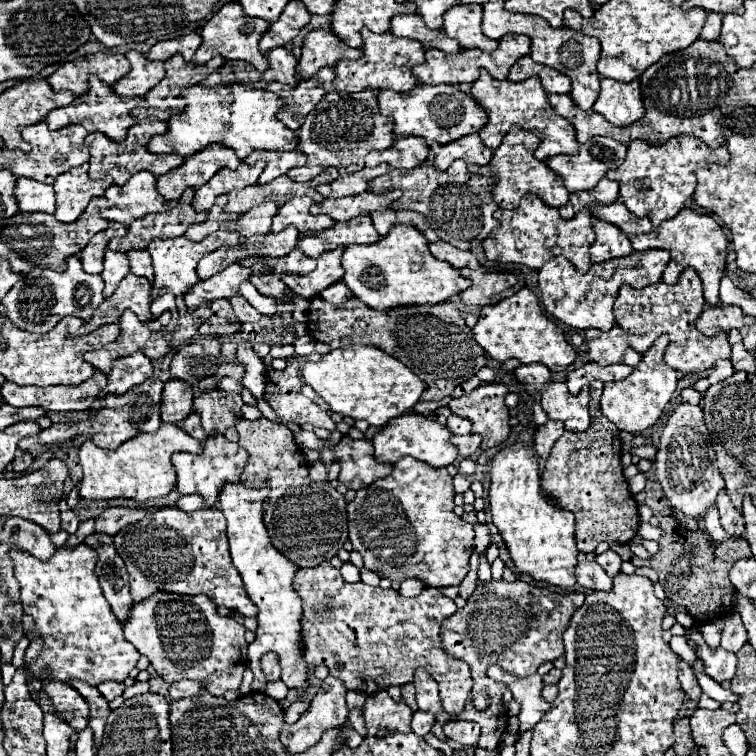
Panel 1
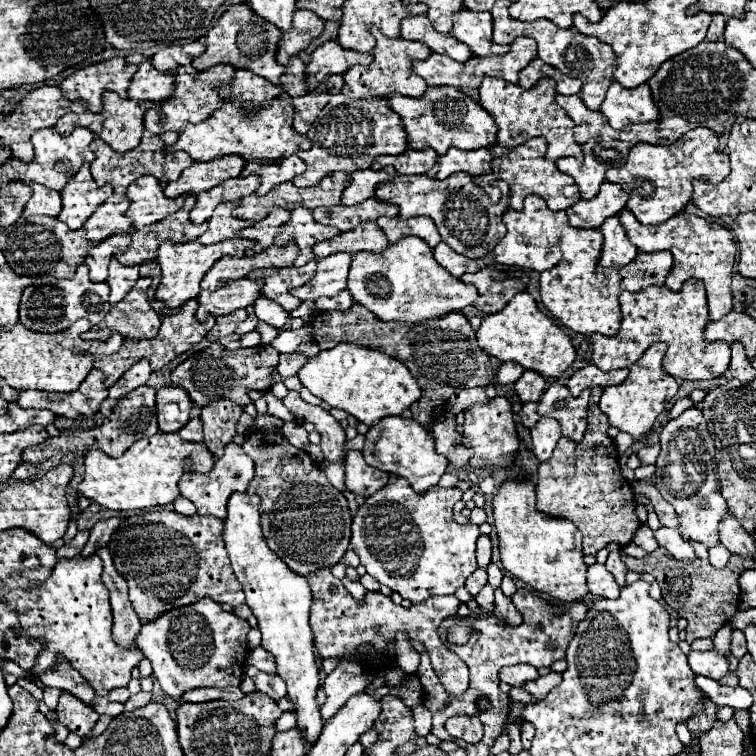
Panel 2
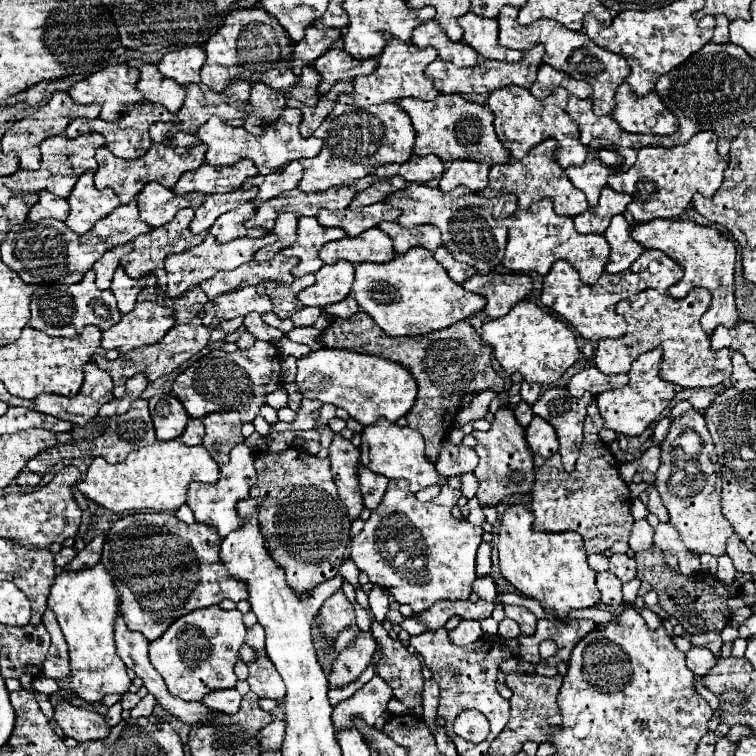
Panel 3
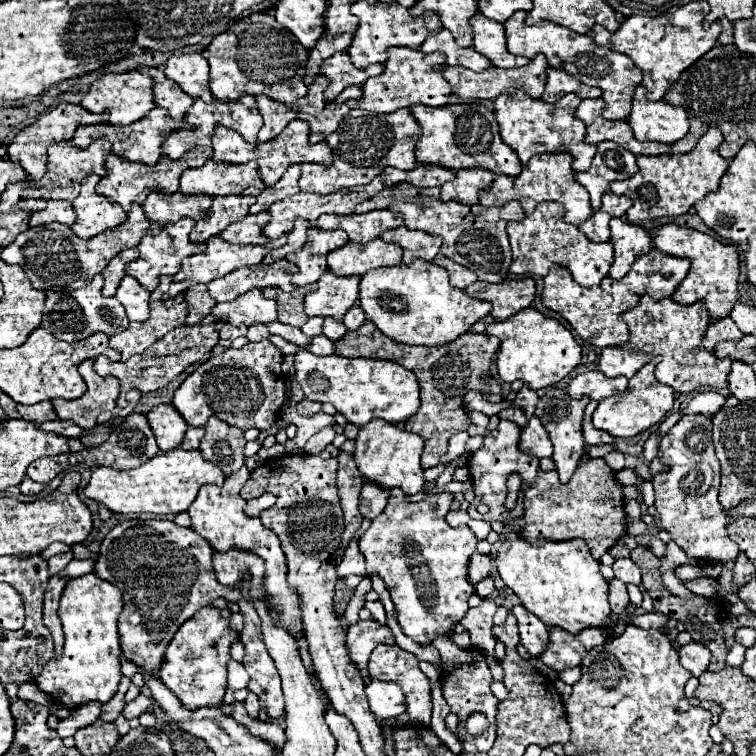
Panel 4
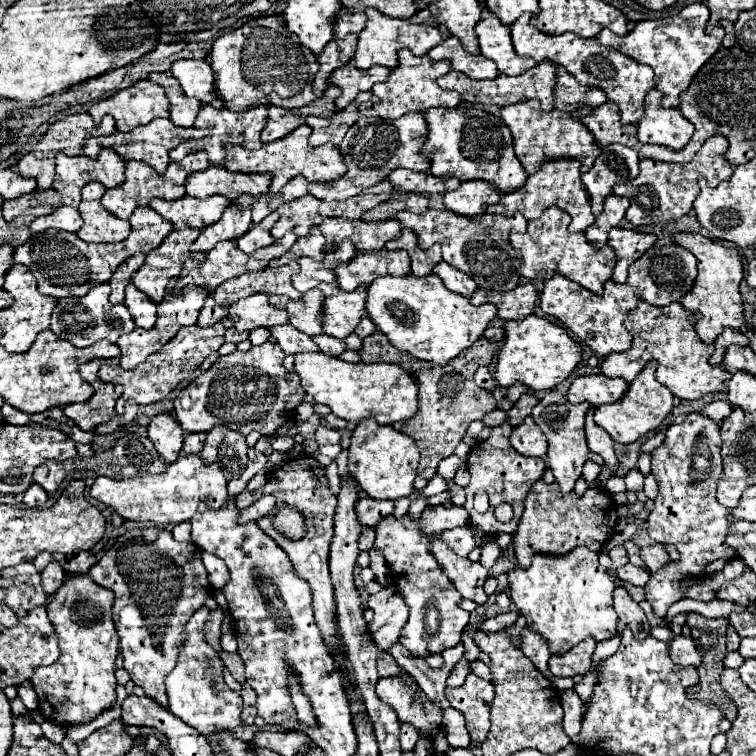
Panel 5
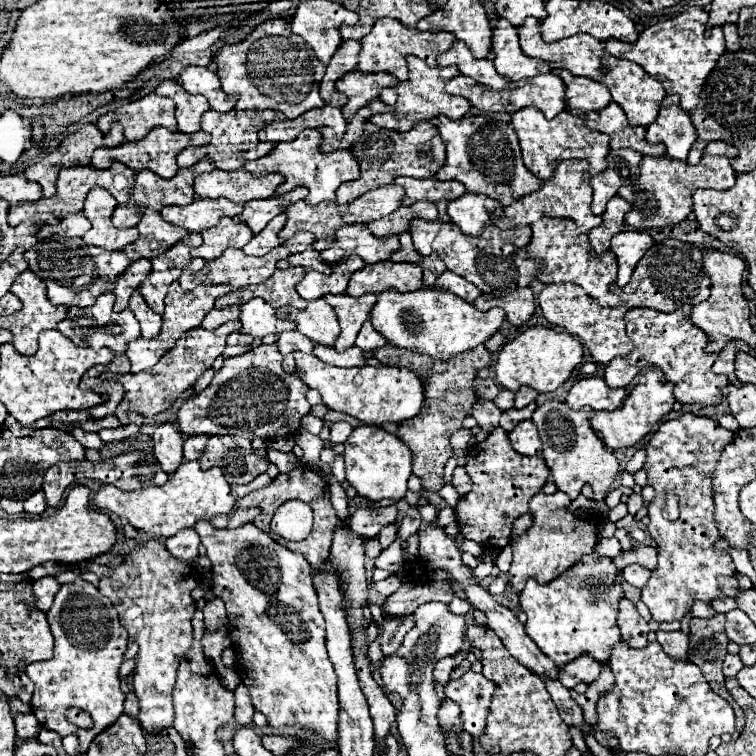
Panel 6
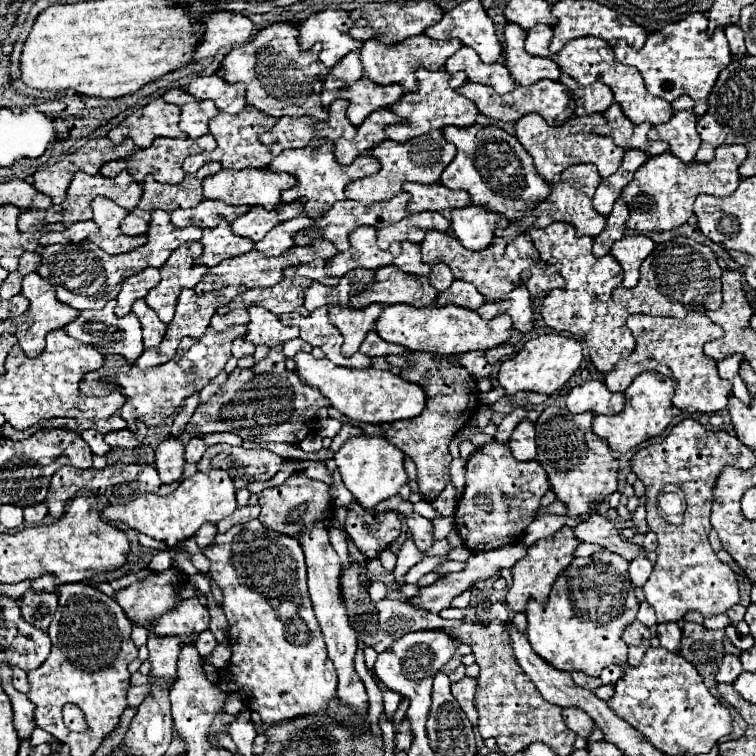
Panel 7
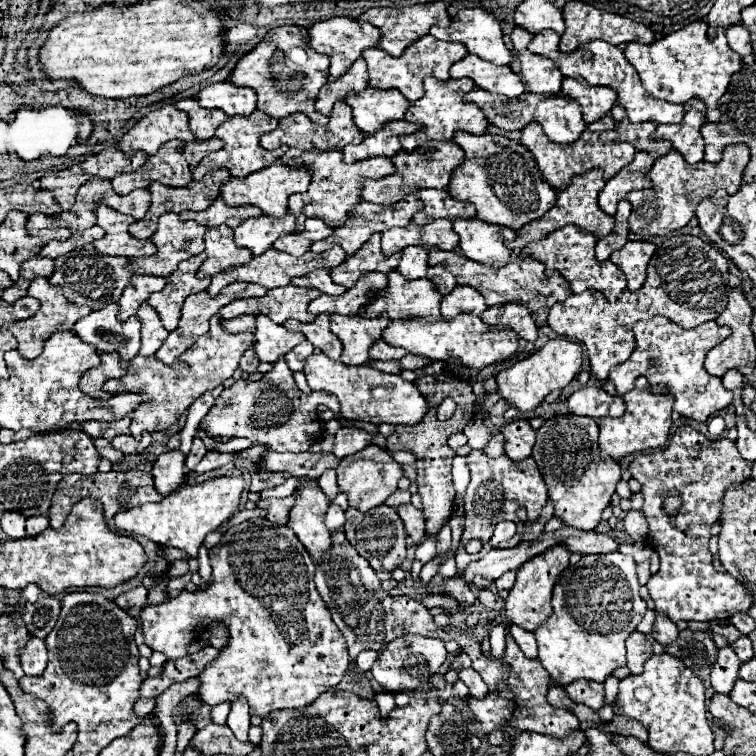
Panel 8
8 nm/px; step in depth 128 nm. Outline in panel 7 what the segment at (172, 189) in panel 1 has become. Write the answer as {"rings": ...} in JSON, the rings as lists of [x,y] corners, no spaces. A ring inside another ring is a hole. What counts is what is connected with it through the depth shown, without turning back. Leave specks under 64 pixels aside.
{"rings":[[[220,170],[214,176],[208,176],[204,180],[204,198],[210,200],[222,200],[226,204],[248,204],[248,206],[264,206],[268,210],[276,208],[280,204],[280,192],[286,188],[292,188],[296,184],[292,174],[286,172],[266,172],[266,170]]]}

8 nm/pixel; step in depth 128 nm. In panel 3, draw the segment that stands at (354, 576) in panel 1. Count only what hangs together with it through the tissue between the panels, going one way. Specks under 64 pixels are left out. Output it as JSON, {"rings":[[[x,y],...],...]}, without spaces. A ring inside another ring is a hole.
{"rings":[[[358,602],[354,604],[354,610],[356,610],[356,626],[360,628],[360,632],[372,632],[372,630],[370,630],[370,624],[372,624],[372,620],[370,620],[370,610],[362,608]]]}

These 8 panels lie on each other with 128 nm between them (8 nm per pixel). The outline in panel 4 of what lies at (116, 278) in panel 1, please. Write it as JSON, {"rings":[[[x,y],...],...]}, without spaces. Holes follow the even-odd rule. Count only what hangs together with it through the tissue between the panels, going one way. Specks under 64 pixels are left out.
{"rings":[[[124,276],[120,280],[120,286],[116,290],[116,298],[126,308],[126,316],[130,320],[140,320],[142,322],[142,320],[148,318],[150,294],[144,288],[140,288],[138,280],[134,280],[132,276]]]}

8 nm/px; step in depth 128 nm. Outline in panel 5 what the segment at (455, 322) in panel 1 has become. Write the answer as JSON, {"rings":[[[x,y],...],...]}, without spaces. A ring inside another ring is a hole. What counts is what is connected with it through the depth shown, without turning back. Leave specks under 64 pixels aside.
{"rings":[[[376,330],[374,334],[370,334],[362,340],[362,348],[358,350],[362,362],[392,362],[392,364],[402,366],[412,376],[416,376],[416,370],[418,370],[418,382],[422,386],[422,394],[418,396],[420,406],[418,406],[418,412],[408,422],[404,422],[402,432],[408,434],[410,438],[414,438],[414,442],[420,448],[418,474],[422,478],[430,480],[436,474],[438,462],[442,458],[454,454],[454,448],[464,438],[464,432],[472,420],[482,420],[484,414],[488,414],[496,408],[494,396],[474,384],[474,372],[480,366],[488,366],[494,358],[496,350],[498,350],[498,342],[486,340],[484,336],[480,336],[474,346],[460,352],[460,356],[452,358],[448,364],[438,366],[432,362],[416,360],[408,352],[400,352],[398,348],[392,348],[392,344],[388,344],[388,338],[380,330]],[[442,398],[452,398],[452,400],[442,400]]]}

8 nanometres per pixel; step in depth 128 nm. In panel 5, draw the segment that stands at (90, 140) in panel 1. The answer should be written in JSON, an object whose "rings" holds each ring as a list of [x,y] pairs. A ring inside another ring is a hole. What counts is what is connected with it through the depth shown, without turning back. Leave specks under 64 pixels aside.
{"rings":[[[198,150],[198,152],[192,152],[188,154],[182,162],[170,162],[166,172],[164,174],[156,174],[154,168],[150,168],[148,164],[144,162],[138,162],[138,160],[128,160],[126,162],[126,170],[124,170],[124,176],[126,180],[116,186],[116,188],[110,188],[106,190],[106,194],[102,196],[102,206],[108,210],[108,212],[114,212],[118,218],[122,220],[128,220],[132,210],[136,206],[148,206],[152,198],[164,198],[164,200],[176,200],[176,198],[182,198],[186,192],[184,192],[184,180],[188,174],[192,172],[198,172],[198,170],[204,170],[208,168],[210,162],[208,162],[208,154],[206,150]]]}

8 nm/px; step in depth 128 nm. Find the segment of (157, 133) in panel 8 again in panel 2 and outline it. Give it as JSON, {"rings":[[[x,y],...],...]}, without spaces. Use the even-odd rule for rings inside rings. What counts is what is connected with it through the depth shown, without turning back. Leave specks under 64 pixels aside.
{"rings":[[[118,56],[118,58],[110,58],[110,60],[104,60],[104,62],[98,62],[98,64],[90,64],[90,66],[78,68],[72,76],[62,80],[60,90],[62,90],[64,98],[68,98],[68,100],[84,100],[88,104],[88,110],[100,112],[100,96],[102,96],[102,92],[104,90],[114,90],[122,98],[126,98],[126,88],[130,84],[134,72],[136,72],[136,66],[128,64],[124,58]]]}

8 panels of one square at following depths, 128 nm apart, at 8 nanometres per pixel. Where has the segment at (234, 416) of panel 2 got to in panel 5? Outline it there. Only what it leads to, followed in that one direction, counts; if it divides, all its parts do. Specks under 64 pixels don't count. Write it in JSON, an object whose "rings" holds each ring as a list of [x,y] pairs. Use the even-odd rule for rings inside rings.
{"rings":[[[214,426],[208,432],[200,458],[204,460],[204,464],[218,462],[224,476],[232,480],[232,472],[236,472],[236,478],[242,474],[248,460],[246,452],[248,444],[240,432],[226,426]]]}

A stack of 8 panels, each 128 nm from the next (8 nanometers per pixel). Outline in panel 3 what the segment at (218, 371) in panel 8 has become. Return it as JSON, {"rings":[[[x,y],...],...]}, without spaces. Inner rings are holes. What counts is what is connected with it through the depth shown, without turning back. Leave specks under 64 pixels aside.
{"rings":[[[200,314],[188,322],[188,324],[176,324],[160,342],[152,344],[152,346],[140,346],[140,348],[134,348],[126,354],[120,354],[118,360],[104,360],[100,356],[94,356],[94,364],[100,366],[102,370],[106,370],[110,376],[112,376],[112,382],[114,382],[114,396],[120,398],[124,394],[124,382],[126,378],[138,374],[138,372],[146,372],[148,380],[156,380],[164,374],[170,374],[172,370],[176,370],[182,362],[186,362],[188,358],[192,358],[198,350],[202,350],[206,344],[208,344],[208,338],[213,328],[200,324]],[[100,358],[100,360],[98,360]]]}

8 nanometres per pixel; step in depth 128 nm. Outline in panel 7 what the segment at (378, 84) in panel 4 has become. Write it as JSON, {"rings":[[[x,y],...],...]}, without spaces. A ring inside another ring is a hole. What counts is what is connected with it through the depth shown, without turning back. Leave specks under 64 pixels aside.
{"rings":[[[424,66],[416,68],[416,80],[418,80],[418,90],[416,92],[406,92],[400,102],[392,104],[392,110],[404,120],[400,124],[390,124],[390,128],[386,128],[386,136],[396,140],[396,142],[404,142],[410,138],[416,138],[432,128],[444,128],[444,126],[472,126],[476,122],[478,116],[478,108],[464,98],[462,94],[458,94],[454,88],[458,88],[458,84],[466,82],[466,74],[464,72],[456,72],[450,74],[446,70],[426,70]]]}

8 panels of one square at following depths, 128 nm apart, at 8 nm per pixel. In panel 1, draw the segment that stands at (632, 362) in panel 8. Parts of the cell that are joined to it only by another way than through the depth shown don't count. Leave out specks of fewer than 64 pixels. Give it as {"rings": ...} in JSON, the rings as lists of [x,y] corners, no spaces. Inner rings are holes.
{"rings":[[[686,268],[676,284],[666,284],[666,282],[656,282],[656,284],[648,284],[646,288],[632,288],[632,286],[620,286],[618,298],[614,302],[614,316],[616,316],[616,324],[610,332],[600,332],[600,330],[586,330],[586,342],[588,342],[588,354],[590,358],[600,364],[600,366],[608,366],[623,362],[623,358],[628,361],[628,348],[632,348],[638,354],[644,354],[646,348],[652,346],[652,342],[660,336],[660,334],[668,334],[670,336],[670,344],[668,344],[668,352],[664,356],[664,362],[674,368],[680,370],[684,374],[694,374],[694,372],[702,372],[706,368],[710,368],[716,360],[720,358],[728,358],[730,356],[730,344],[724,332],[718,332],[716,336],[704,336],[700,330],[696,330],[694,322],[696,316],[704,310],[704,294],[702,294],[702,282],[696,274],[694,268]]]}

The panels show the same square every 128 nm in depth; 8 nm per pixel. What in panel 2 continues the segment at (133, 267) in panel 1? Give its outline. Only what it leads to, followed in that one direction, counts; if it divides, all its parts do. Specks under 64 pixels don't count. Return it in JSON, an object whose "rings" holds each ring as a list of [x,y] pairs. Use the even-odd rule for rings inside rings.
{"rings":[[[152,260],[148,262],[142,262],[140,264],[140,276],[150,276],[152,278],[152,286],[150,288],[156,288],[160,284],[160,266]]]}

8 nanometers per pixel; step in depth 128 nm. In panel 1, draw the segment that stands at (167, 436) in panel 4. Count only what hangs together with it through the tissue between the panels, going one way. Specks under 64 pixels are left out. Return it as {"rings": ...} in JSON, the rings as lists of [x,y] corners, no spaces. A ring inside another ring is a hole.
{"rings":[[[168,380],[162,390],[162,420],[180,424],[192,412],[194,392],[184,380]]]}

